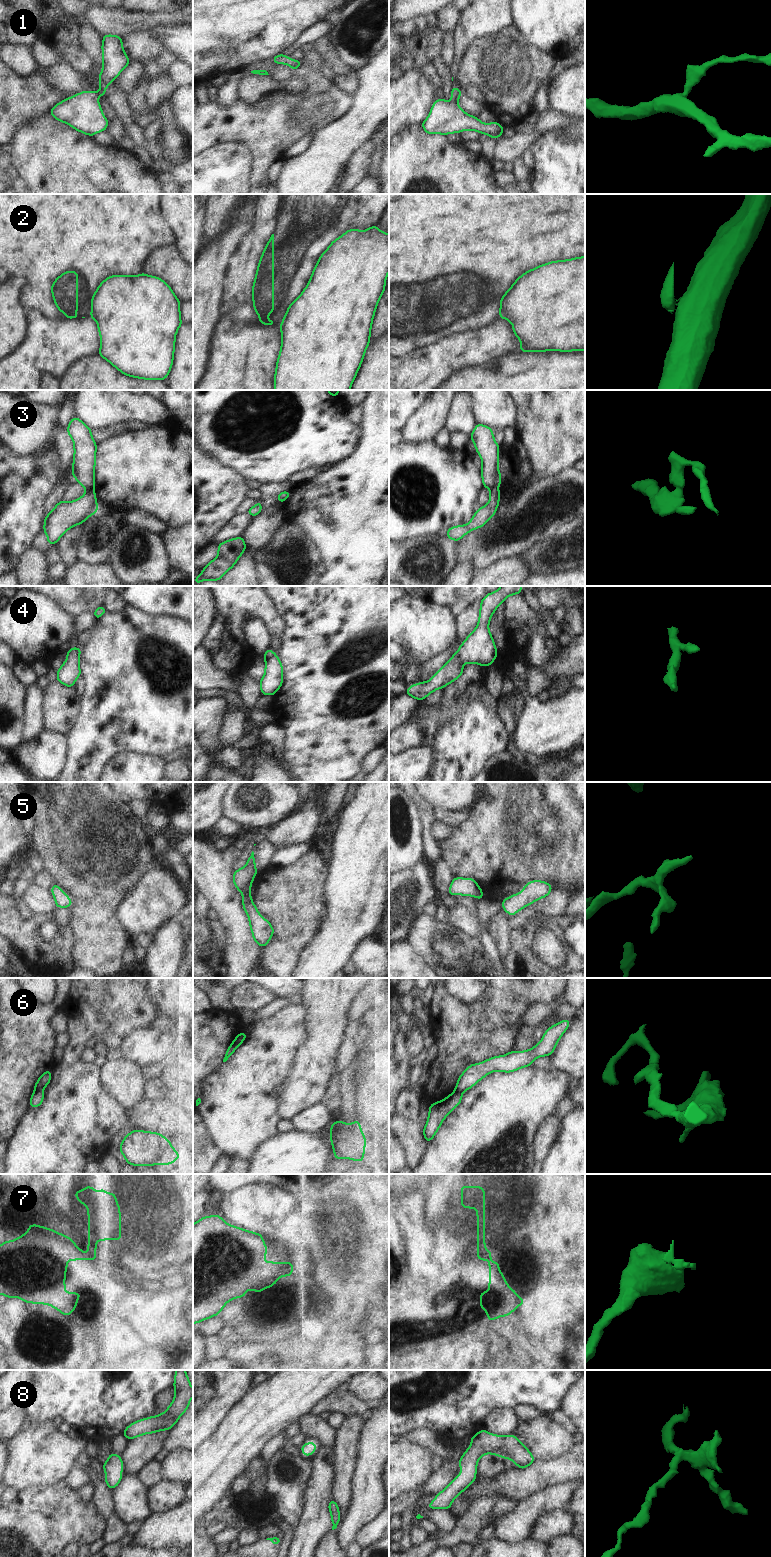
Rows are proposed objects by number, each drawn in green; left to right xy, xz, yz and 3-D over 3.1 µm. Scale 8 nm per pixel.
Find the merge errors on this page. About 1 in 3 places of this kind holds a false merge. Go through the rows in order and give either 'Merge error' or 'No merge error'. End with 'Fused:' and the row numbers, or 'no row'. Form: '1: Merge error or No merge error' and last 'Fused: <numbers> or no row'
1: No merge error
2: Merge error
3: Merge error
4: Merge error
5: No merge error
6: Merge error
7: Merge error
8: No merge error
Fused: 2, 3, 4, 6, 7

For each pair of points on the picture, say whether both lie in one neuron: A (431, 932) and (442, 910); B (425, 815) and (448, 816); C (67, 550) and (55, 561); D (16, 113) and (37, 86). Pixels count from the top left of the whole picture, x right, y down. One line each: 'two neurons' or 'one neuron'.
A: two neurons
B: two neurons
C: two neurons
D: one neuron

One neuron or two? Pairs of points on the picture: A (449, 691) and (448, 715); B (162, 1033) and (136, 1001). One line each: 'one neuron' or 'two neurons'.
A: two neurons
B: two neurons

